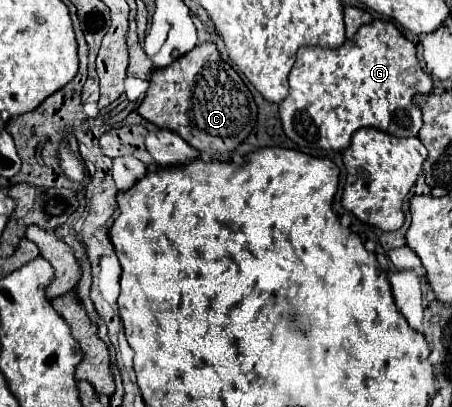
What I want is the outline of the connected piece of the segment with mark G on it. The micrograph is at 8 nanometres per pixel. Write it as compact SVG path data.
M373 20L341 48L319 48L303 46L297 50L295 64L289 74L289 96L279 106L279 116L285 134L301 148L323 148L323 150L345 150L351 144L351 134L359 128L373 126L393 136L417 136L421 130L421 110L413 104L413 94L429 94L433 84L431 76L425 74L415 56L415 44L407 40L393 22Z

